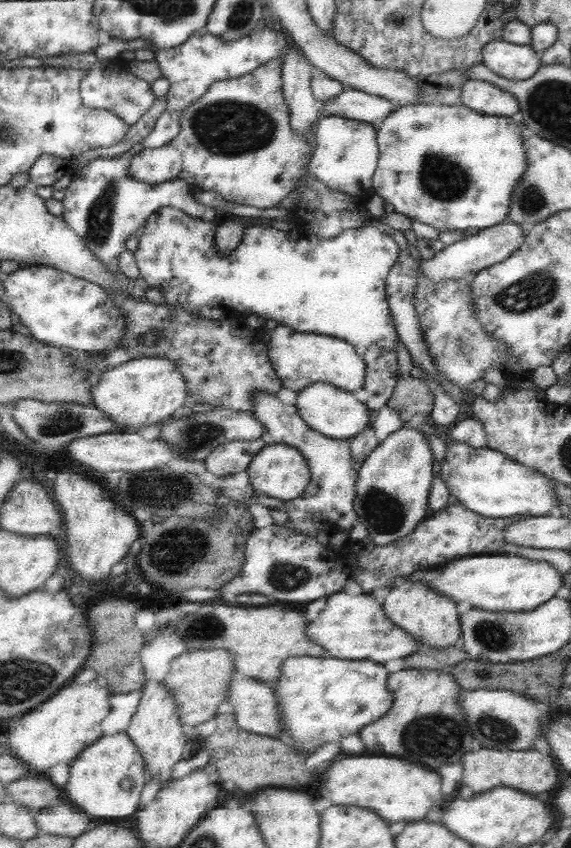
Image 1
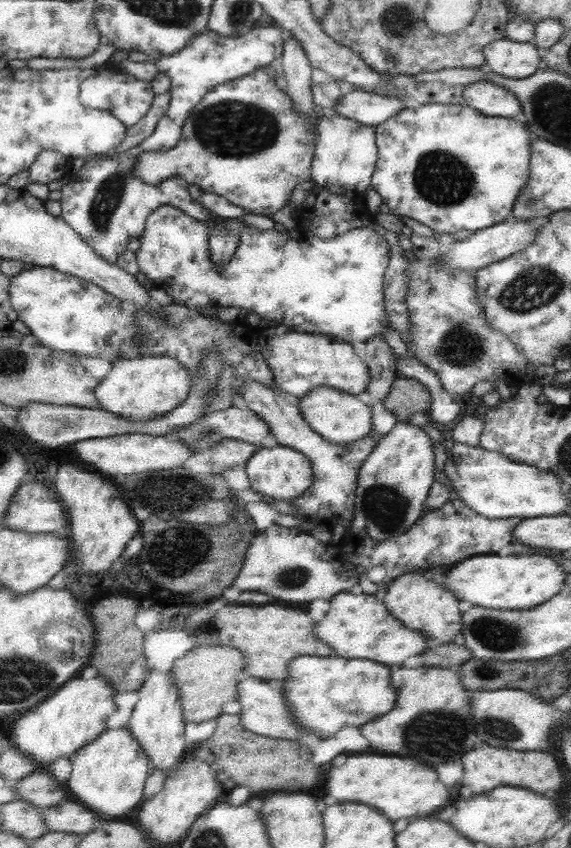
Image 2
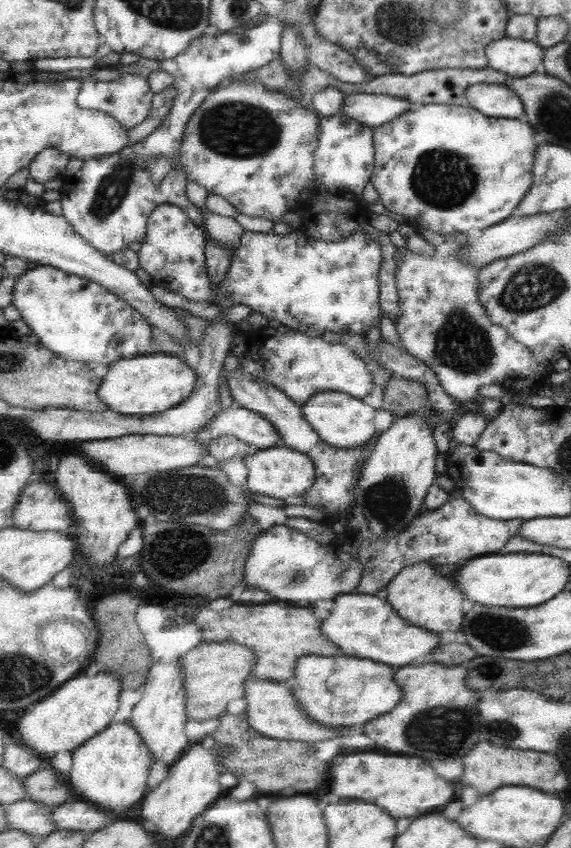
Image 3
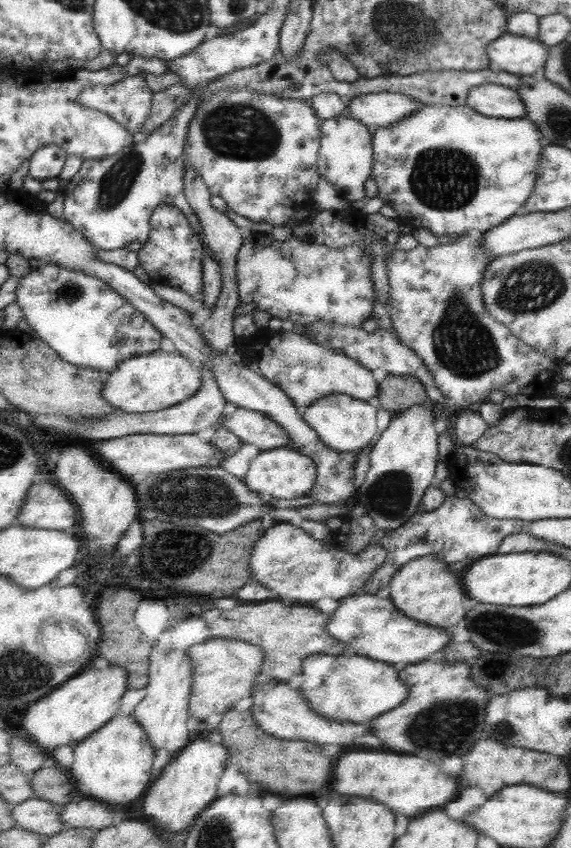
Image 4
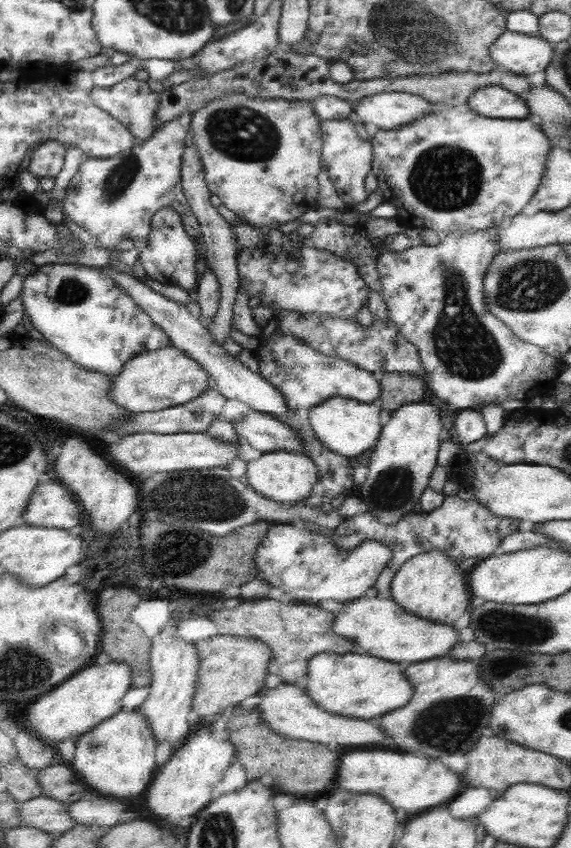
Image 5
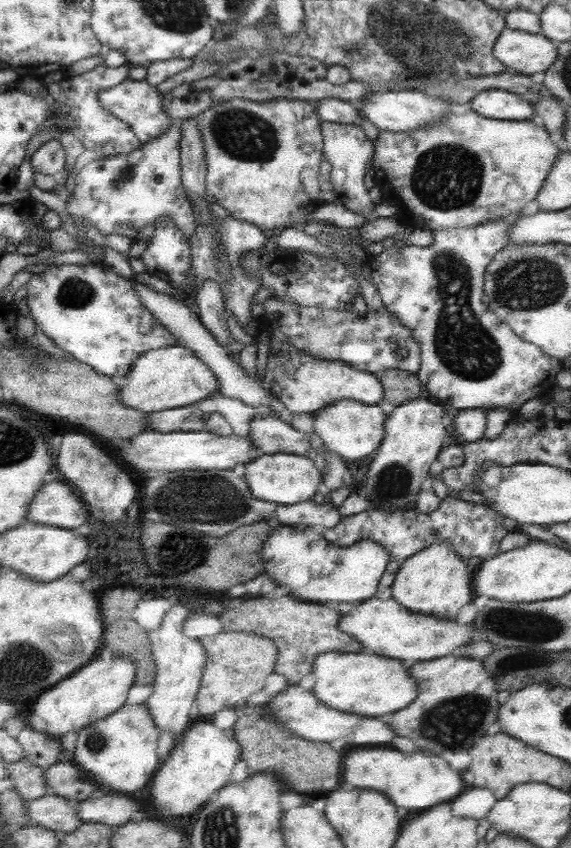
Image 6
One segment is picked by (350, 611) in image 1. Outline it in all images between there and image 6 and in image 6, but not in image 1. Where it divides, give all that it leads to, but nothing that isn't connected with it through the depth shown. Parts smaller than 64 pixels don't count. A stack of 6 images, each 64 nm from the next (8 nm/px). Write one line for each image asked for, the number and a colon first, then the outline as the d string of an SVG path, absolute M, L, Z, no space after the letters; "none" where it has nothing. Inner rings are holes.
2: M361 592L333 596L329 600L329 610L325 612L323 620L315 624L313 634L333 650L335 658L359 658L379 662L383 666L401 666L405 658L421 656L423 650L433 644L423 632L403 626L395 616L389 614L383 602L375 600L375 596Z
3: M361 592L337 596L331 614L321 620L321 632L341 650L341 656L367 658L391 666L395 670L409 666L411 660L431 654L441 642L447 640L447 636L409 624L391 608L387 600L379 600L377 596Z
4: M369 594L343 598L337 610L329 616L325 630L331 638L345 644L343 656L367 656L377 662L397 666L397 670L409 664L425 662L433 652L443 650L451 642L449 630L417 622L405 616L389 598L377 598Z
5: M377 594L357 598L349 602L343 612L335 614L333 632L355 644L351 654L363 654L363 656L369 654L373 658L403 664L401 670L405 670L405 666L409 664L435 660L459 644L459 632L451 624L409 614L391 598L379 598Z
6: M367 598L361 602L351 614L339 620L339 630L349 634L351 638L359 640L363 650L361 654L371 656L387 656L401 660L407 668L417 662L443 658L449 654L457 654L459 648L465 648L471 642L471 632L475 630L473 624L457 624L453 618L439 618L433 614L417 614L401 606L399 602Z

